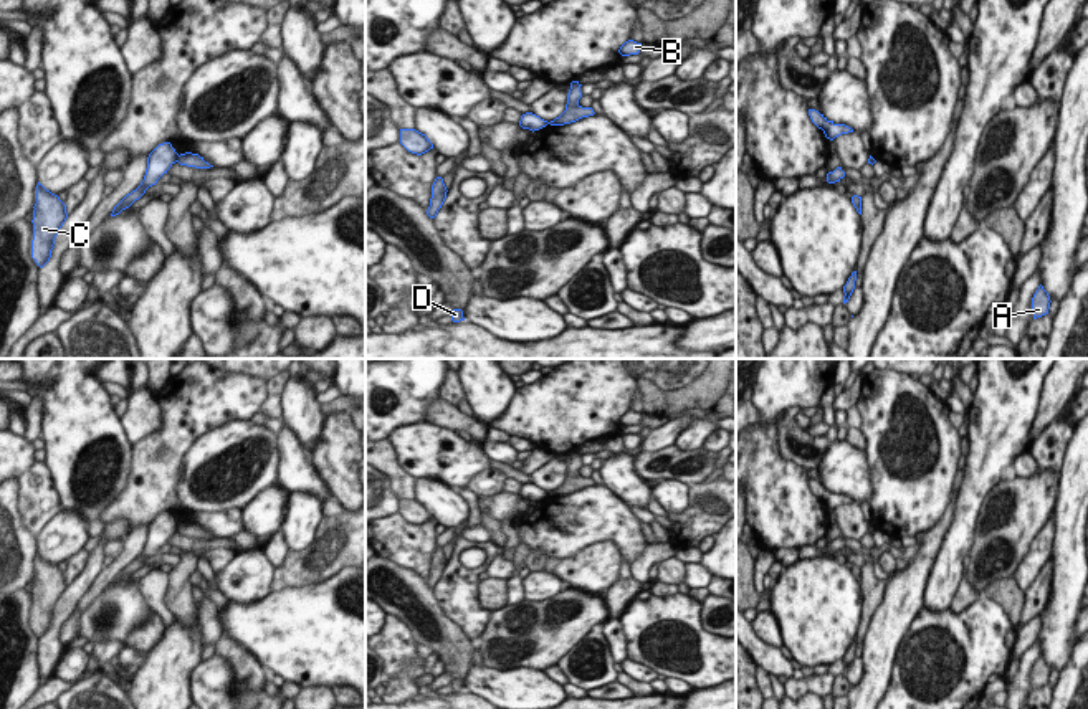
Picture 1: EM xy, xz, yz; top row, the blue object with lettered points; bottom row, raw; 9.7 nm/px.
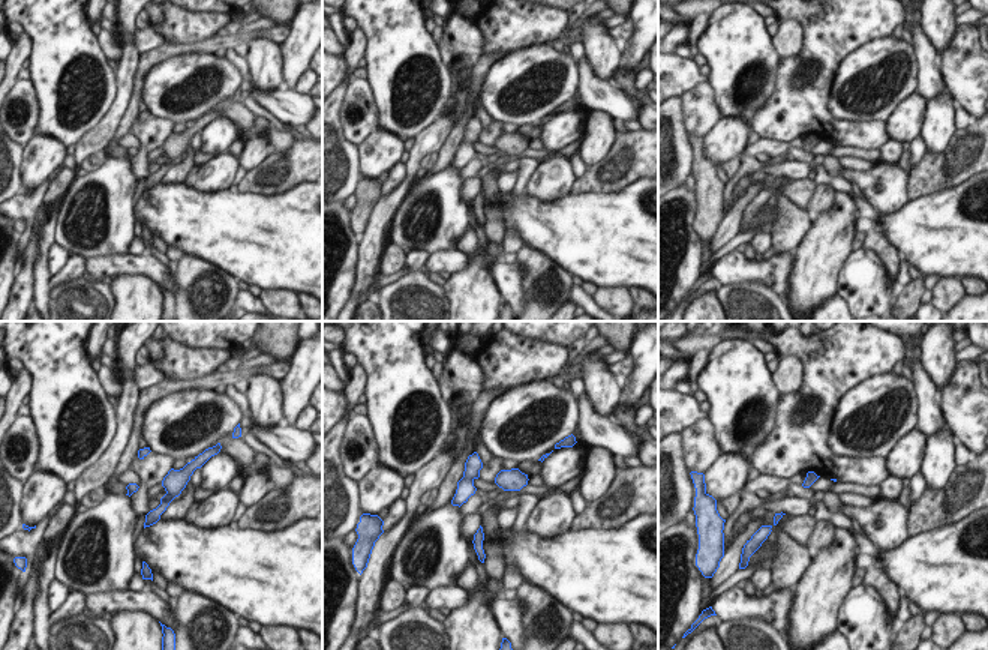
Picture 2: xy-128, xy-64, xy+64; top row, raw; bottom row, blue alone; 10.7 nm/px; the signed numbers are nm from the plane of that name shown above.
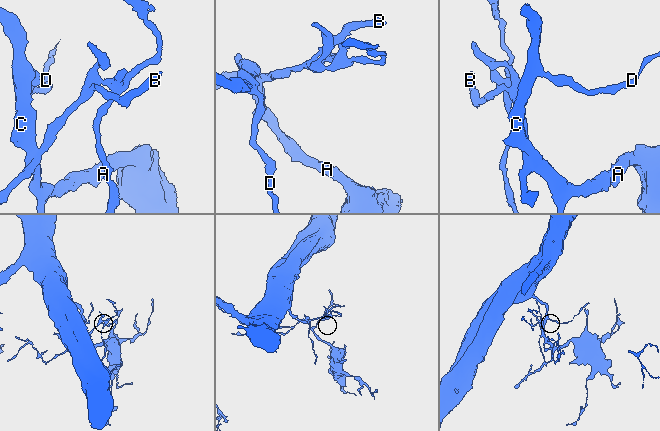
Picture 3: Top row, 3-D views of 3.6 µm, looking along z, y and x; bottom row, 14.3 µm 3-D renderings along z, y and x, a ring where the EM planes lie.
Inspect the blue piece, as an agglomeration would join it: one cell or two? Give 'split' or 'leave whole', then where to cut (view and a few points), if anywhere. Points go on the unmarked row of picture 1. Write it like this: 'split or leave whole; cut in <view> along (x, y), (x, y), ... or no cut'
split; cut in xy along (179, 526), (176, 531)

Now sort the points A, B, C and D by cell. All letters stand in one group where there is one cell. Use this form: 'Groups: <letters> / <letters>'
Groups: A C D / B.

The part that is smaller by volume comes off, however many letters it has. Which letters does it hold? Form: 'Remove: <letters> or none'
Remove: B

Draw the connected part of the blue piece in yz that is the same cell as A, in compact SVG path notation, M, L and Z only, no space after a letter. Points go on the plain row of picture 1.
M1040 654L1038 659L1035 661L1033 668L1032 668L1032 684L1033 684L1033 689L1048 684L1050 673L1052 671L1050 671L1048 663Z

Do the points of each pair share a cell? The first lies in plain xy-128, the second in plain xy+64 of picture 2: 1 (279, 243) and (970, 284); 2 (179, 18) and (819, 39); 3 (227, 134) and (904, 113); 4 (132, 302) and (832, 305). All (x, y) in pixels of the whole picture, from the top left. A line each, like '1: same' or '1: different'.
1: different
2: same
3: same
4: different

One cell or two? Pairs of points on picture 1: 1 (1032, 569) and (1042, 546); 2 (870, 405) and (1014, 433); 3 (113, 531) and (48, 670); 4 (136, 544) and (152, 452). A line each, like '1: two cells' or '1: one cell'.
1: one cell
2: two cells
3: one cell
4: two cells

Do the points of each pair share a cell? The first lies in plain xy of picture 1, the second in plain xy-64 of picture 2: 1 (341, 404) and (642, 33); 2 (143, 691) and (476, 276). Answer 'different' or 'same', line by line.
1: different
2: same

